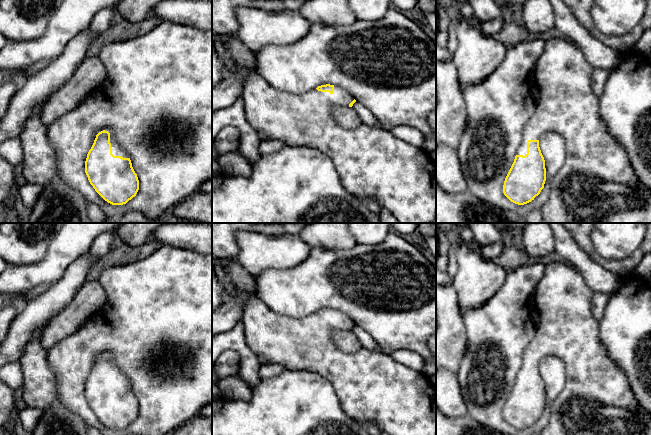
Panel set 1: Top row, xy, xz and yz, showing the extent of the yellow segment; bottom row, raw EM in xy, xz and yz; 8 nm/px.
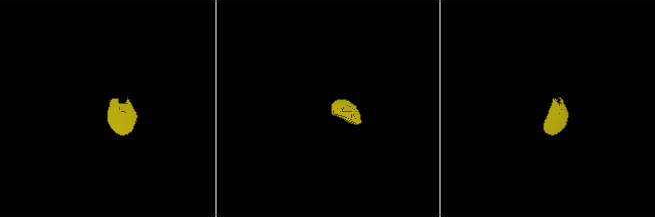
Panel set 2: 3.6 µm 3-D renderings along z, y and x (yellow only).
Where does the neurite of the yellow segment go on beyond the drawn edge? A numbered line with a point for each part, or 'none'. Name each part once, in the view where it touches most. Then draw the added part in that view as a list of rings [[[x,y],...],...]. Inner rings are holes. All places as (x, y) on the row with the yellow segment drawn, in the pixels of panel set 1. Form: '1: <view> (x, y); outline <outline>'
1: xy (117, 150); outline [[[110,134],[110,143],[112,147],[112,154],[114,156],[121,156],[123,158],[129,158],[124,149],[120,146],[118,142],[115,141],[113,136]]]

